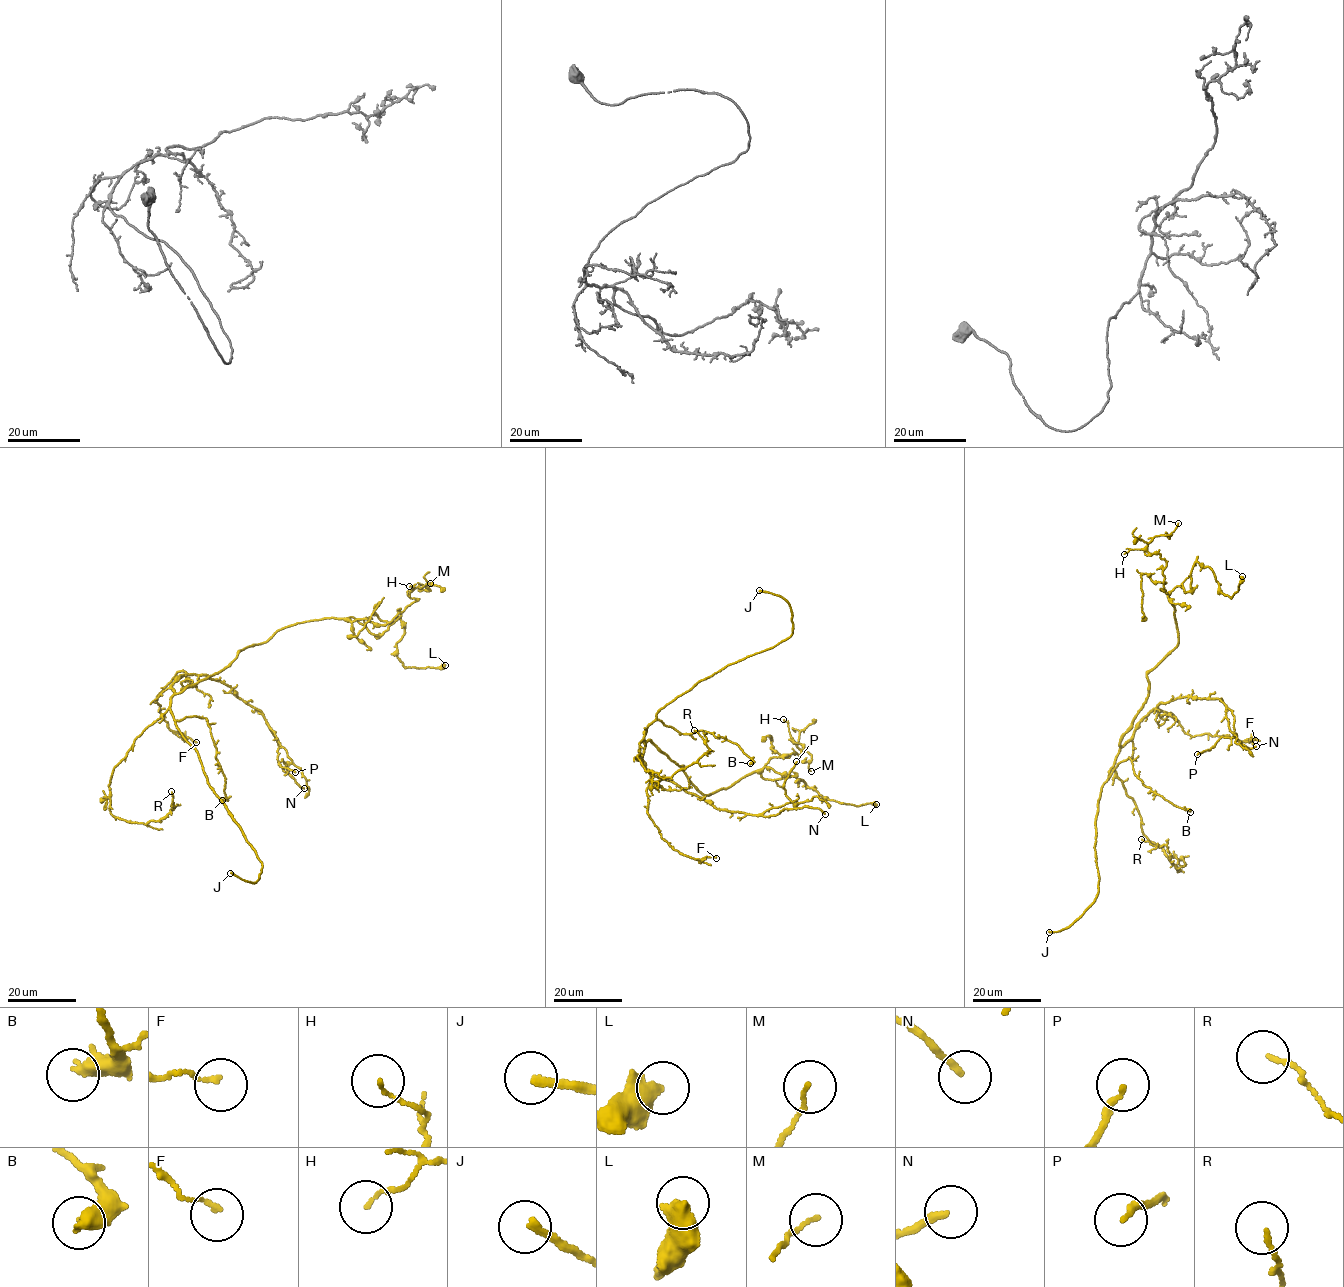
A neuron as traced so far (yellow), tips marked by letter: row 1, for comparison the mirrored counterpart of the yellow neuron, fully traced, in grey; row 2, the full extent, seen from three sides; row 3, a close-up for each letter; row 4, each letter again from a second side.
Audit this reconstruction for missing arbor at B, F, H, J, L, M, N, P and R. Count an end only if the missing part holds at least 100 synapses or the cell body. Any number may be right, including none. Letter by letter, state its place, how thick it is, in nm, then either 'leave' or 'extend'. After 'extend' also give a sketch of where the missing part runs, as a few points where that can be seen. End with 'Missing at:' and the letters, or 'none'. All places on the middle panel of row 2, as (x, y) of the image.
B: (750, 763) | 460 nm | leave
F: (716, 858) | 110 nm | leave
H: (783, 719) | 90 nm | leave
J: (759, 590) | 200 nm | extend | (759, 590), (731, 586), (659, 585), (647, 575), (645, 567), (650, 547), (641, 544), (615, 548)
L: (876, 804) | 550 nm | leave
M: (811, 771) | 110 nm | leave
N: (825, 814) | 170 nm | leave
P: (796, 761) | 180 nm | leave
R: (694, 730) | 110 nm | leave
Missing at: J

